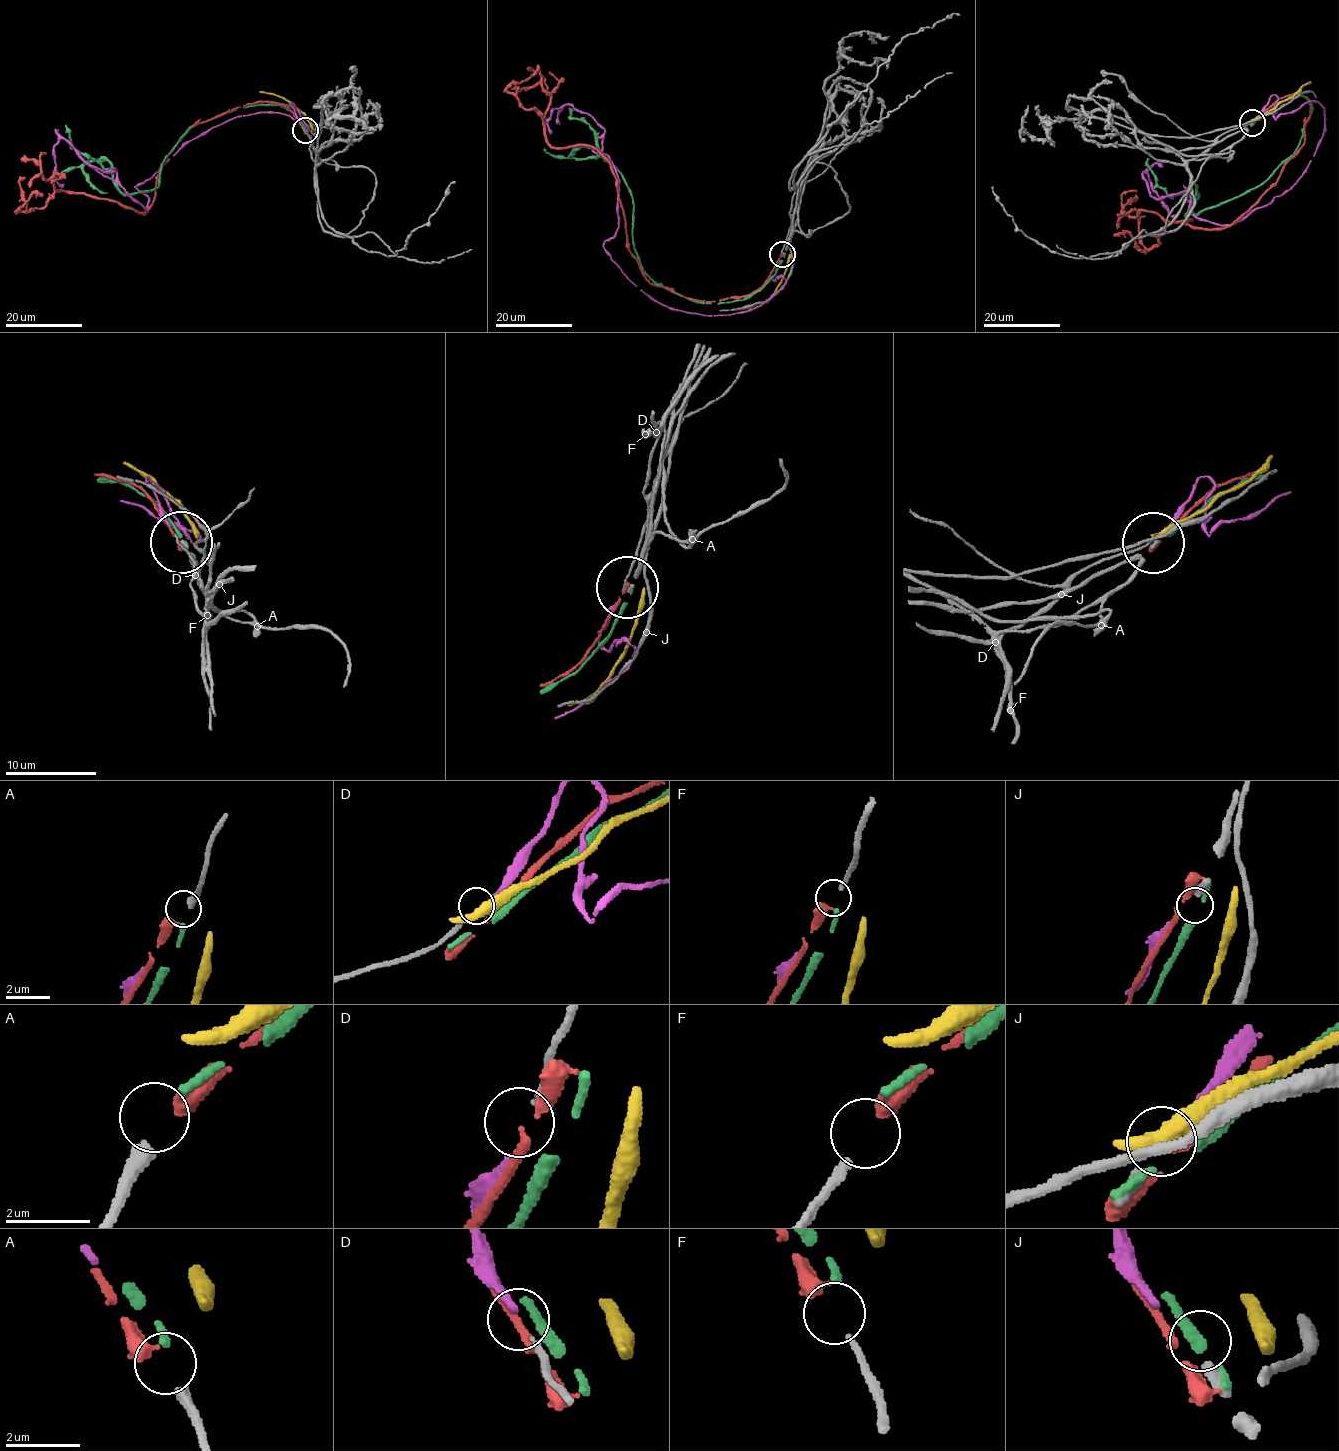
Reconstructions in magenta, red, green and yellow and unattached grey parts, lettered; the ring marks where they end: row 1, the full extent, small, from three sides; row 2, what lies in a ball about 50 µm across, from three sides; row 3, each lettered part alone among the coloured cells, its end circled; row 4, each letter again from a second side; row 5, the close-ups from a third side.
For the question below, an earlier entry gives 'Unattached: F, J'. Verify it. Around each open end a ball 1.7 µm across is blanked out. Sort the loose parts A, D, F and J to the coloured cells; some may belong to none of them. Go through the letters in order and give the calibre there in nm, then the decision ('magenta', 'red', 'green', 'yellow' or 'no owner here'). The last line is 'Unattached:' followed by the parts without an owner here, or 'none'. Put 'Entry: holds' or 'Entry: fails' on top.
Entry: fails
A: 320 nm | green
D: 160 nm | magenta
F: 190 nm | red
J: 280 nm | no owner here
Unattached: J

